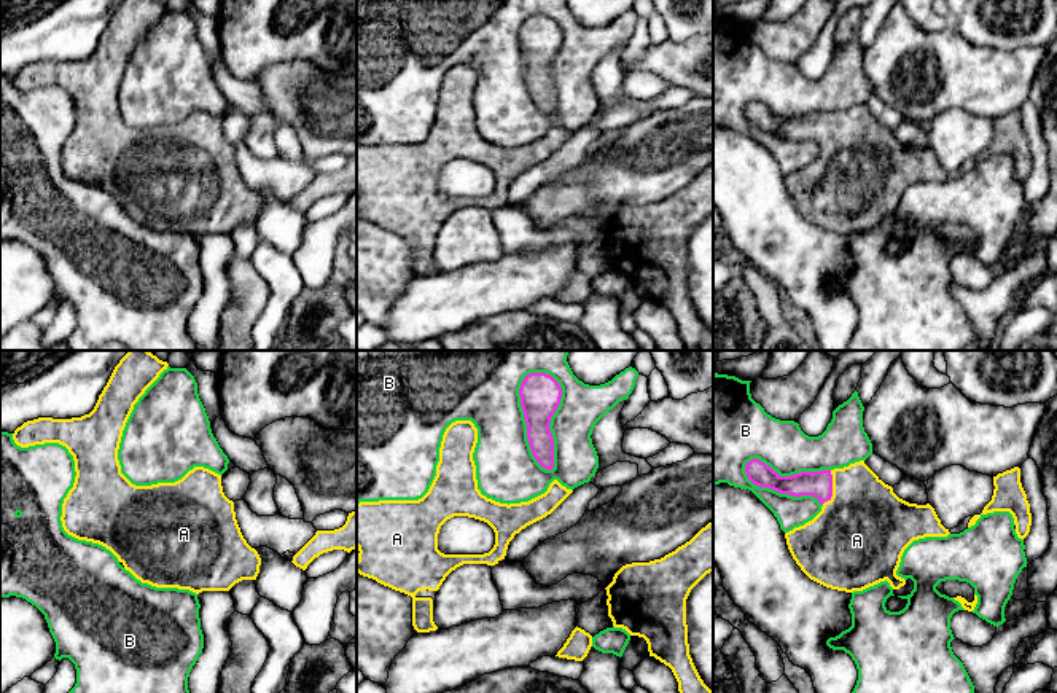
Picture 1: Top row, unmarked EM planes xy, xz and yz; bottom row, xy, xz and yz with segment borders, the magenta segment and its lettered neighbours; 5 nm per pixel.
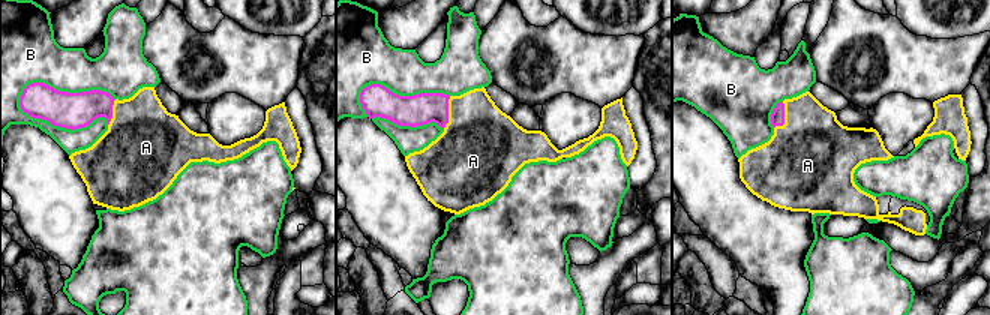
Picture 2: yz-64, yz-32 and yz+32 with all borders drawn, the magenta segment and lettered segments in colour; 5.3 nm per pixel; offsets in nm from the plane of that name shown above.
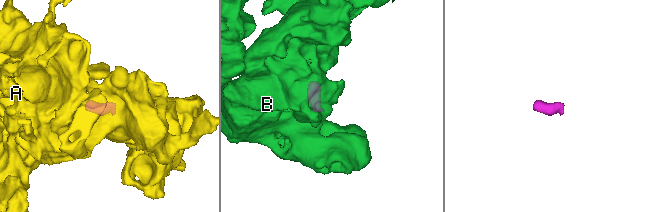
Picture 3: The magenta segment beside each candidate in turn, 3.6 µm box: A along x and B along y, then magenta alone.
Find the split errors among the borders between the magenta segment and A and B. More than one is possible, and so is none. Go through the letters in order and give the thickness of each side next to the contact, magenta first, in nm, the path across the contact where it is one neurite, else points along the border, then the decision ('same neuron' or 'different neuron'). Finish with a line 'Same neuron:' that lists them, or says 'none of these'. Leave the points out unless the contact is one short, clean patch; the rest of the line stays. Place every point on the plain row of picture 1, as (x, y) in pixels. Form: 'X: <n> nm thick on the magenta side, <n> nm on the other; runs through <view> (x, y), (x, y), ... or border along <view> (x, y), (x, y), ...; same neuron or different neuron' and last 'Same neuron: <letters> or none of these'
A: 140 nm thick on the magenta side, 440 nm on the other; runs through yz (819, 128), (831, 131), (865, 168); same neuron
B: 200 nm thick on the magenta side, 320 nm on the other; different neuron
Same neuron: A

